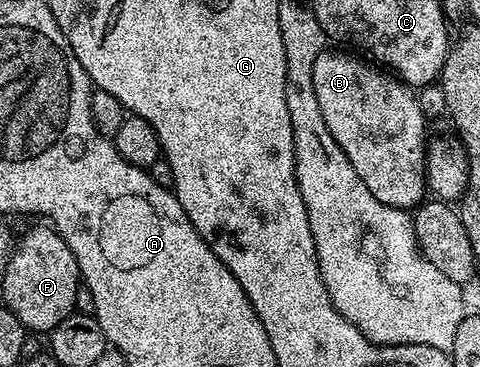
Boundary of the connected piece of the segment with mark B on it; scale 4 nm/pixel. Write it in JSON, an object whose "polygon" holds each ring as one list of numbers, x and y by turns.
{"polygon":[[324,49,313,65,313,89,317,93,317,105,321,105,321,115,325,117,325,125,329,125,329,133,333,133,333,141,341,145,345,157,349,157,349,165,357,169,357,177,365,181,365,189,369,189,369,193,373,193,377,201,390,207,404,209,418,207,424,202,429,191,427,185,427,140,429,138,427,126,429,123,419,104,418,94,394,74,346,50,331,50]]}

